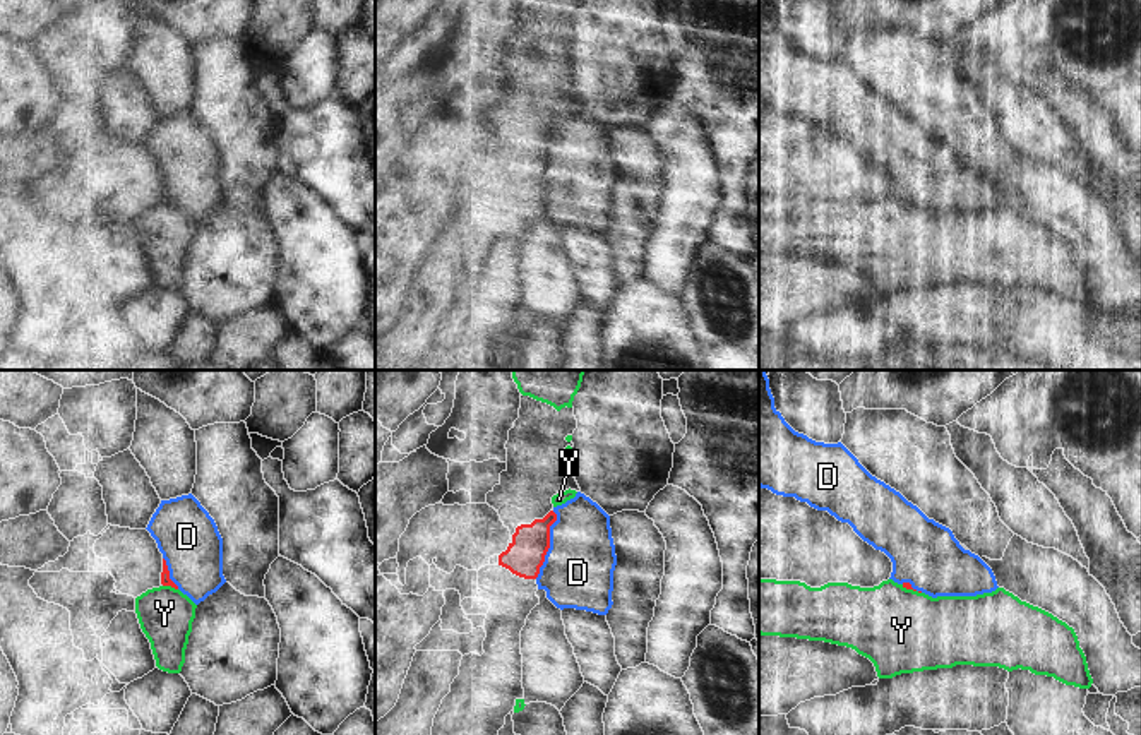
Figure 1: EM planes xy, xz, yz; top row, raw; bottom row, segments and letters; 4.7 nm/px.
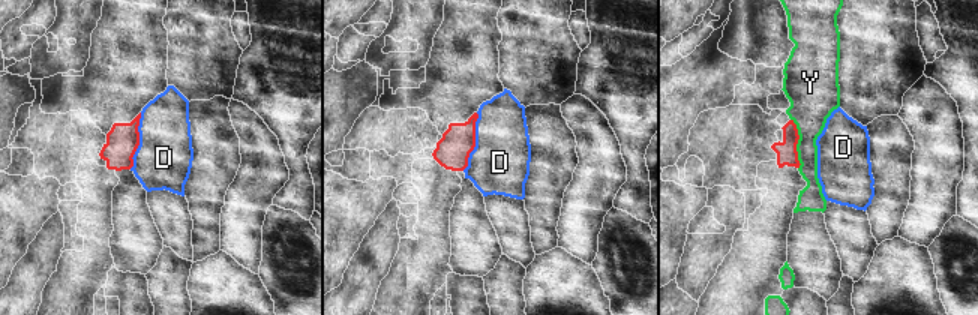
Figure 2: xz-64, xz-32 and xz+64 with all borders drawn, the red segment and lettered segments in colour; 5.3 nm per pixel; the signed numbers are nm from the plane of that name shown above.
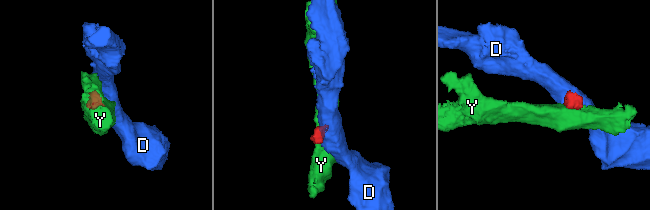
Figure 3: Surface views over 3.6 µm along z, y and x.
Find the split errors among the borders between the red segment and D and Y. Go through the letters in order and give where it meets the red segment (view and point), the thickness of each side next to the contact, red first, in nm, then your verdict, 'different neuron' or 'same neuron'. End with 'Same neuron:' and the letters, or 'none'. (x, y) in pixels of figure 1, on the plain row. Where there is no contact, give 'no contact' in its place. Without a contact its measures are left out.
D: contact xz (549, 161); calibres 180 and 340 nm; different neuron
Y: contact xy (170, 201); calibres 50 and 260 nm; different neuron
Same neuron: none

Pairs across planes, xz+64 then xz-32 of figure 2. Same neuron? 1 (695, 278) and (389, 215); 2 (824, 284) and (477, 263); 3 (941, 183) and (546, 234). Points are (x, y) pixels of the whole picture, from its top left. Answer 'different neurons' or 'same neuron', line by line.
1: same neuron
2: same neuron
3: different neurons

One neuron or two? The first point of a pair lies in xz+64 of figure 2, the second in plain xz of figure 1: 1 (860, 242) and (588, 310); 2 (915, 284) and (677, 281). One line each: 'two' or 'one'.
1: two
2: two

